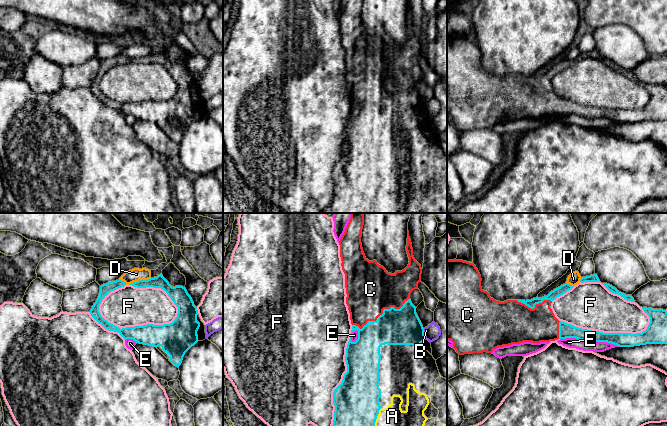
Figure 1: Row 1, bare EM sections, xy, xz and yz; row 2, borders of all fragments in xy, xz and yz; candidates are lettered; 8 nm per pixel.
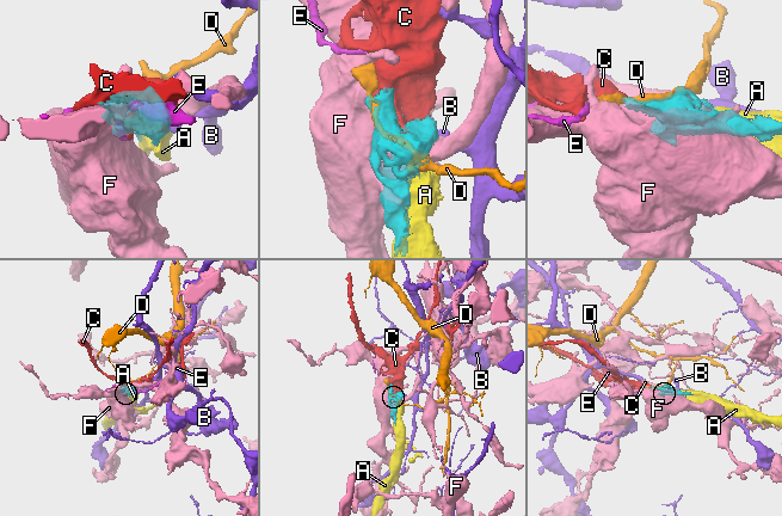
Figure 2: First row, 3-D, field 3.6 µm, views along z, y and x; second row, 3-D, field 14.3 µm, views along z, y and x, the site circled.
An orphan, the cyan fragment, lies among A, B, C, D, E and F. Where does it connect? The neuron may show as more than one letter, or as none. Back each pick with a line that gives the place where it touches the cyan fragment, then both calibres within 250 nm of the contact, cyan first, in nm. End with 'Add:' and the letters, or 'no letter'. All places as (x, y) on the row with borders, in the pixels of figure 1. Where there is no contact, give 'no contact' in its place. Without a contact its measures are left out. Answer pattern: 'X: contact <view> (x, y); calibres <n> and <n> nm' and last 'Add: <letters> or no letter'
A: contact xz (376, 417); calibres 360 and 160 nm
C: contact xz (382, 314); calibres 300 and 400 nm
Add: A, C

